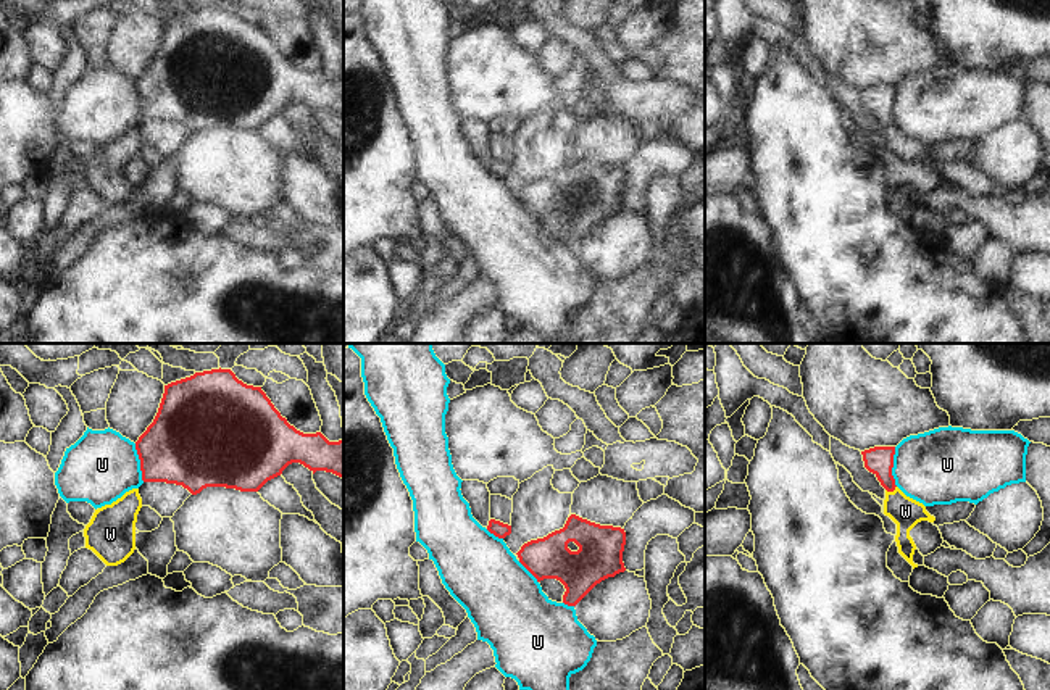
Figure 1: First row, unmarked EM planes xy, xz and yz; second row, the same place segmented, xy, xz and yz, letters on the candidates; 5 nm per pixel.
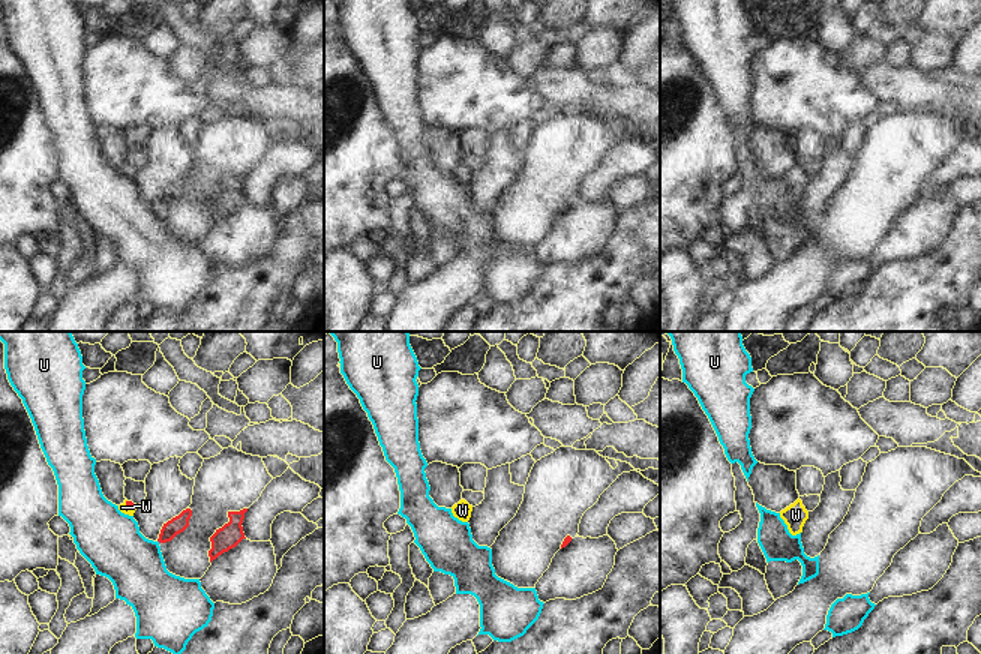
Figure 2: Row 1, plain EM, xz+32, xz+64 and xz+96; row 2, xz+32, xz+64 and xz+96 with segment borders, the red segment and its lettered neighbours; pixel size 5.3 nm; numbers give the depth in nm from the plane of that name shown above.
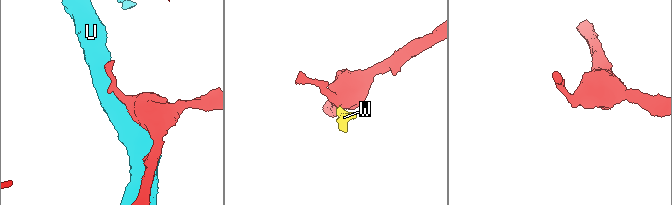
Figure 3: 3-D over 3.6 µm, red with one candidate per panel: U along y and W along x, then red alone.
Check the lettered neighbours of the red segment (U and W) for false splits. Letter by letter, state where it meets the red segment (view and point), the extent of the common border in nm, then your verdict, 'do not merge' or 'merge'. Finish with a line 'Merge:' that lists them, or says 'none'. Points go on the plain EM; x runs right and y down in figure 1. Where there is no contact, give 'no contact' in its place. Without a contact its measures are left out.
U: meets red in yz at (892, 105); contact 200 nm long; do not merge
W: meets red in yz at (891, 129); contact 60 nm long; merge
Merge: W

